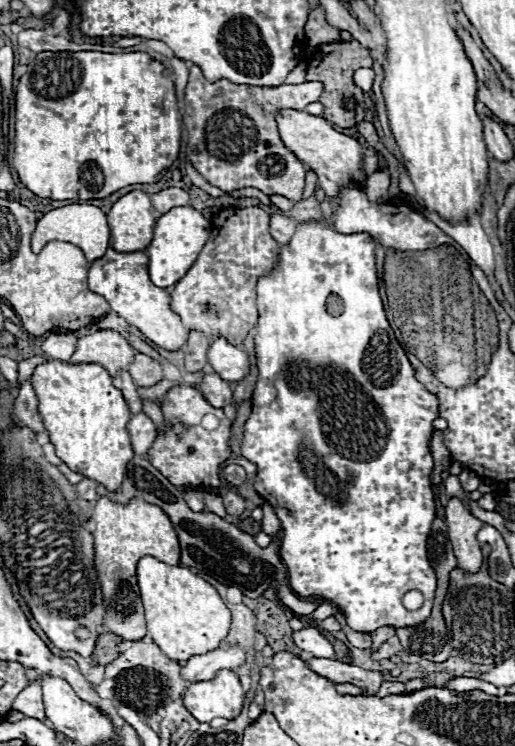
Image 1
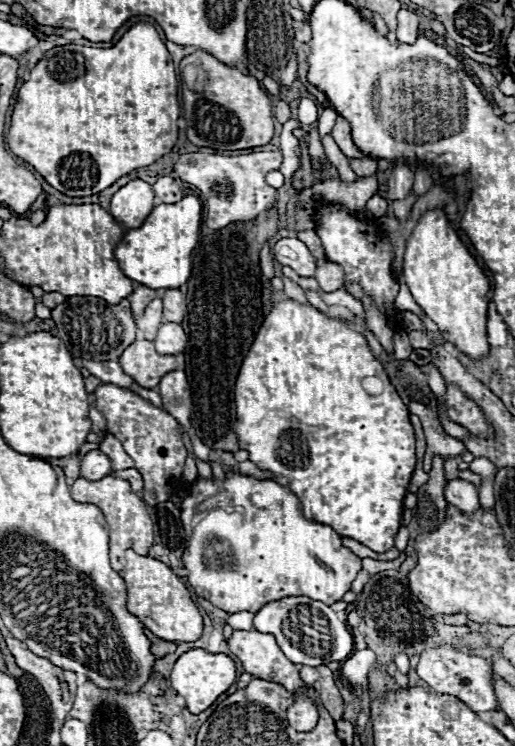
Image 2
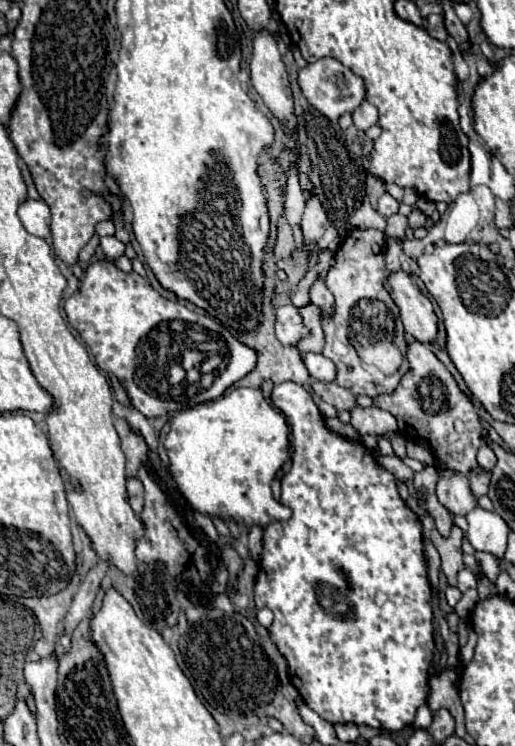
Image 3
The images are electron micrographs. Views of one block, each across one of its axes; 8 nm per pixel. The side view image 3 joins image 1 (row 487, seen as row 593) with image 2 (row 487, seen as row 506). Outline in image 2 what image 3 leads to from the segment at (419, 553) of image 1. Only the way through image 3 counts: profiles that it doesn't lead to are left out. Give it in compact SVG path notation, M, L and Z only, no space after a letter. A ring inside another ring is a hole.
M292 298L282 300L278 304L272 306L272 310L268 312L268 316L264 318L242 366L238 372L238 380L236 380L236 390L234 390L234 400L236 400L236 436L238 436L238 444L242 450L246 450L250 454L250 460L260 468L260 470L268 470L278 478L278 484L288 486L302 502L302 514L308 520L320 522L320 524L328 524L332 526L340 536L348 536L358 540L360 544L372 548L374 552L388 552L390 548L394 548L394 536L398 532L398 528L402 526L402 512L404 512L404 496L408 492L410 486L410 478L412 472L416 468L416 438L414 438L414 428L410 424L410 412L408 406L402 402L402 398L398 396L396 388L392 386L384 366L372 356L366 338L348 328L348 324L342 318L330 318L326 314L322 314L320 310L316 310L310 304L300 304ZM368 376L376 376L384 382L384 390L378 396L370 396L364 388L362 388L362 380Z

